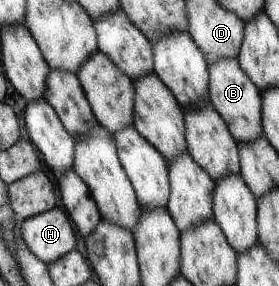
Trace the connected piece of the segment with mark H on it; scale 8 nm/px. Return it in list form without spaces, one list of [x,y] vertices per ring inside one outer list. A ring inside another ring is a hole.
[[[57,206],[22,221],[22,240],[45,264],[77,248],[73,224],[67,214]]]

